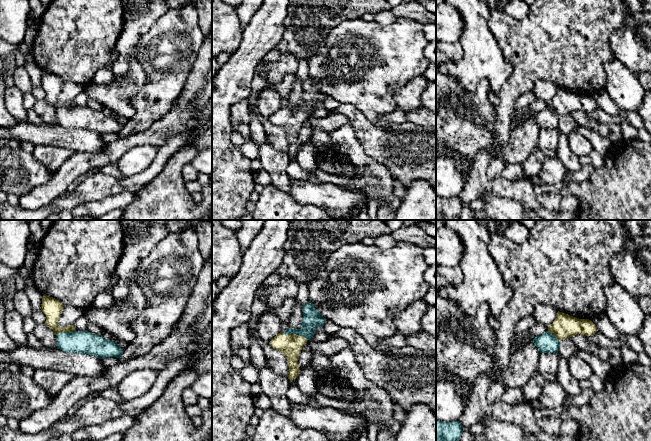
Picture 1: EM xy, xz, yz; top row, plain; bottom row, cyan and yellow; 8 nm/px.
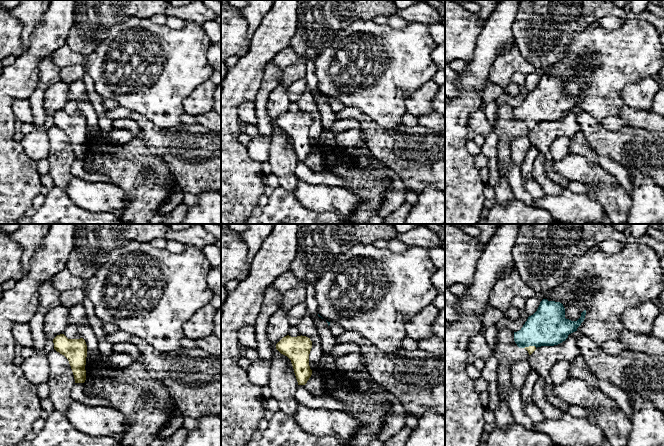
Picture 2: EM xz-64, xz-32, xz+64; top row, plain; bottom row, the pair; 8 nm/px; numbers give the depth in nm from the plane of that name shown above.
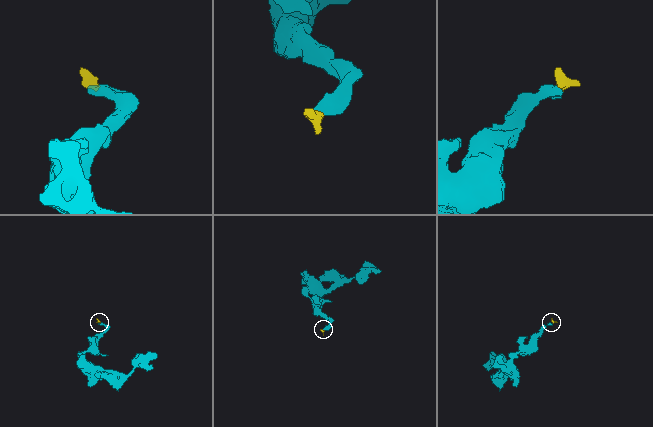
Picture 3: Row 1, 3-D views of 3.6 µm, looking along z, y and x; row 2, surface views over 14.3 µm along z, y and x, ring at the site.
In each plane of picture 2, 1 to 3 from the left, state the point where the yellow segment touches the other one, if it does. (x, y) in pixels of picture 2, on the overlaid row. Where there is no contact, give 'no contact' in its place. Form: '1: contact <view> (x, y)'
1: no contact
2: no contact
3: contact xz+64 (530, 345)

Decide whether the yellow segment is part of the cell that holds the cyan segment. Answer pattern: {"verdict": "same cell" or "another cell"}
{"verdict": "same cell"}

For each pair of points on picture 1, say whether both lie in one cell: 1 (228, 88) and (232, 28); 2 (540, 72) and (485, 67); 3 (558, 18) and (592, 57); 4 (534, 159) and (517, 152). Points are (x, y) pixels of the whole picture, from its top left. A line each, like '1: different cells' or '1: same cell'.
1: different cells
2: different cells
3: same cell
4: different cells

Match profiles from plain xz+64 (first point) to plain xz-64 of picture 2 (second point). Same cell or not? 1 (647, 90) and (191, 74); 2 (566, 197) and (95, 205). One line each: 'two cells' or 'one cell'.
1: two cells
2: one cell

